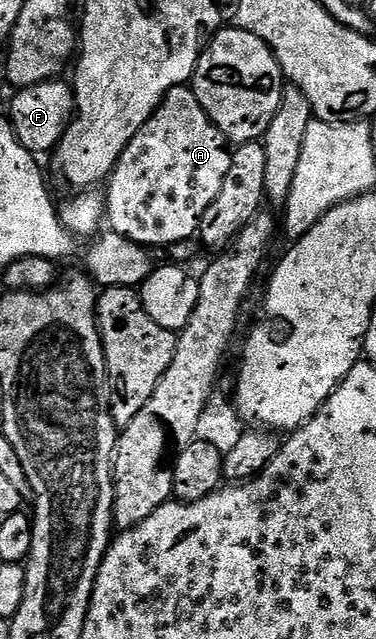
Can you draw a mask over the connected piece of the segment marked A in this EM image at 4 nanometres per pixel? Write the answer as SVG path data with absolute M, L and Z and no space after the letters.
M192 86L176 87L157 106L157 112L135 133L127 149L119 157L116 169L107 180L107 223L115 233L140 243L146 249L168 248L171 243L193 239L201 230L201 218L223 189L223 177L231 169L233 156L225 135L209 122L203 105L195 97Z

